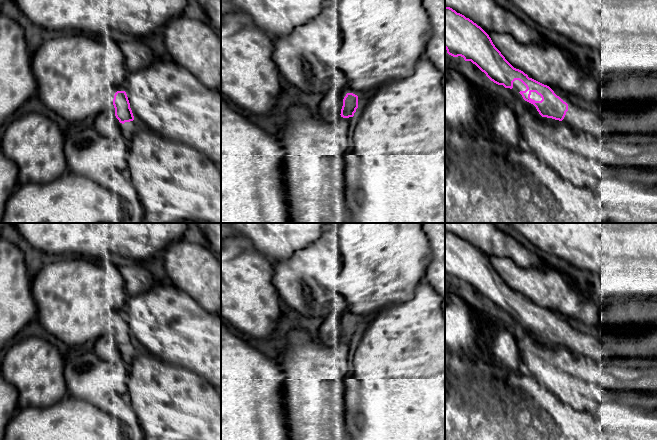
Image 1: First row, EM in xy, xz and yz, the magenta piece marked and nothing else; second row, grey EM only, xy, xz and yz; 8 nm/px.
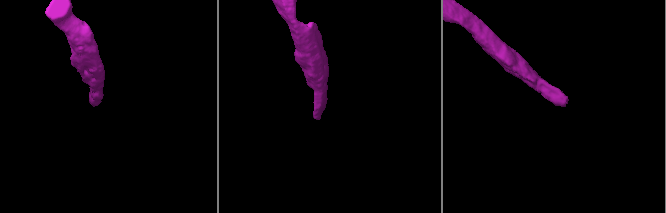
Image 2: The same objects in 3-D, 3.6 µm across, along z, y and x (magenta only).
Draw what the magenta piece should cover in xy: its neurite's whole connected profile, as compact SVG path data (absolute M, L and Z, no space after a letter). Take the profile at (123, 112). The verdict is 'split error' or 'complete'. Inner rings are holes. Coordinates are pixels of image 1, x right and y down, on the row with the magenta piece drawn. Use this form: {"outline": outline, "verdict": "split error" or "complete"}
{"outline": "M117 91L114 95L113 105L115 113L103 111L94 120L94 128L101 135L108 139L117 137L125 122L134 120L130 103L125 91Z", "verdict": "split error"}

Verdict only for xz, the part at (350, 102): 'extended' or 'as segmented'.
extended

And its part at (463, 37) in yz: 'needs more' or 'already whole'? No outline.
needs more

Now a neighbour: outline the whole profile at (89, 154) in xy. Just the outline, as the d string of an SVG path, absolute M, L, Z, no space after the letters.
M93 126L68 134L64 142L64 153L68 171L89 177L108 190L116 189L123 179L126 167L124 152L113 141L101 136Z

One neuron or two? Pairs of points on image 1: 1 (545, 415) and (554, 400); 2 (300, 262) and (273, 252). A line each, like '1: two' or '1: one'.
1: two
2: two

